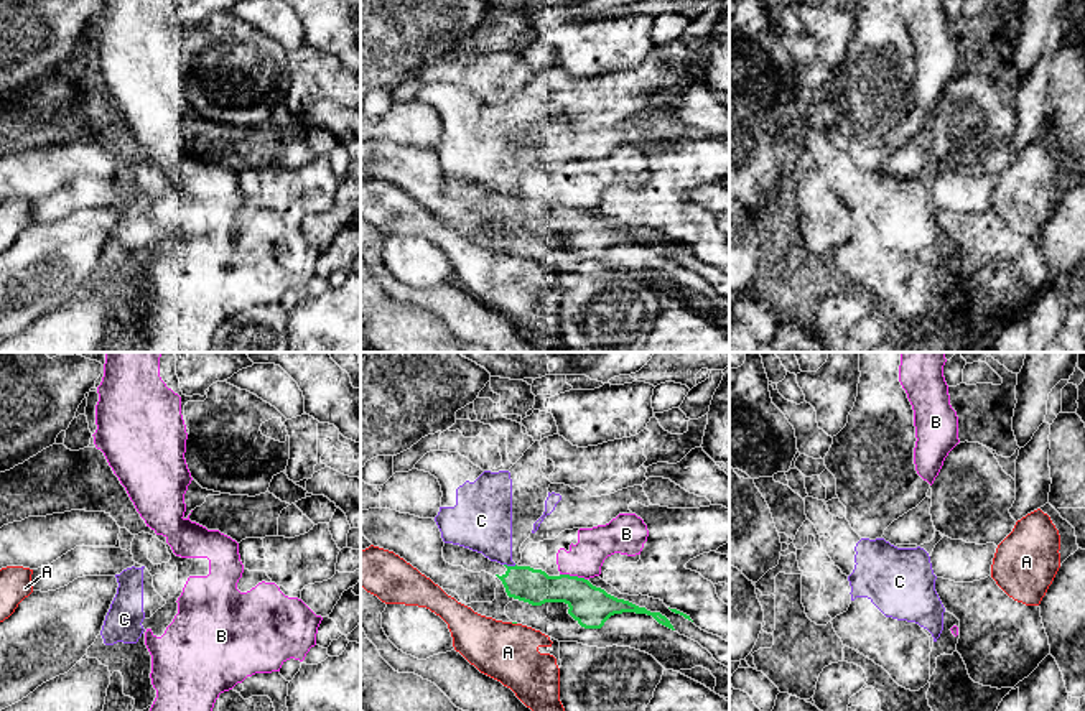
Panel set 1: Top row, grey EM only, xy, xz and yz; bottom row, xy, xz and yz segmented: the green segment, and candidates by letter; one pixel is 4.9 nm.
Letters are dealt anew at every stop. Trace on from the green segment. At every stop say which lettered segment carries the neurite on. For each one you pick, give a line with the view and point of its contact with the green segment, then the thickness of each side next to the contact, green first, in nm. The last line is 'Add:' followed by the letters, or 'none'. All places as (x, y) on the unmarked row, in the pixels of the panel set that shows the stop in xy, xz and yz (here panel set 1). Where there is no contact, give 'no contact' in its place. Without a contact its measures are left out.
Add: none

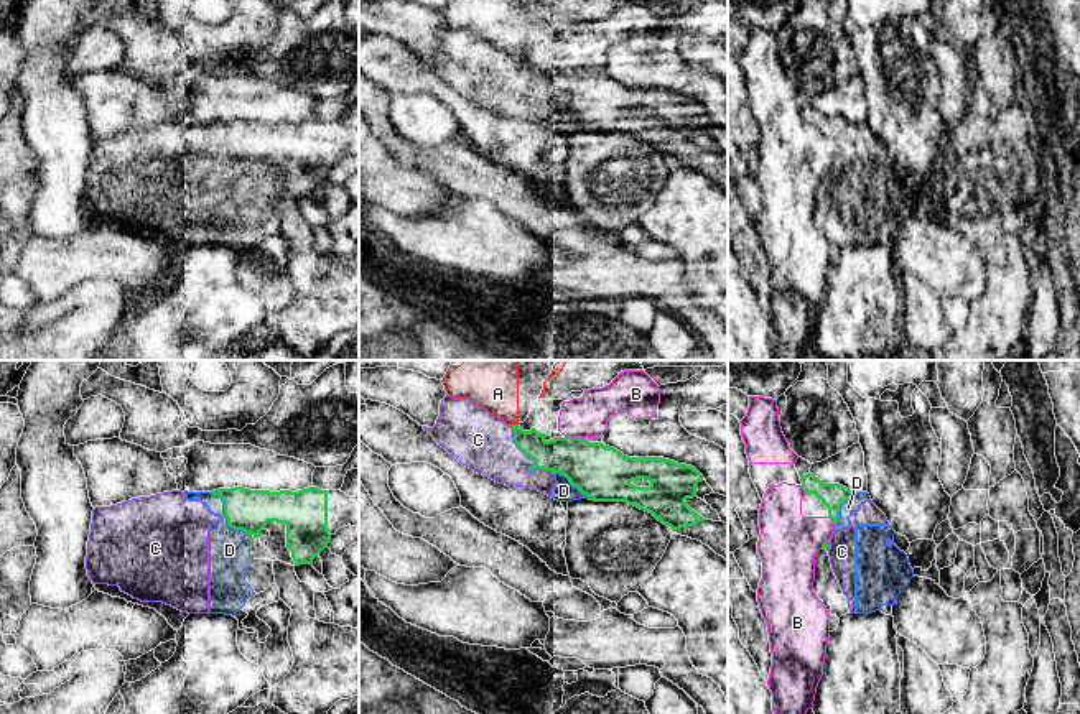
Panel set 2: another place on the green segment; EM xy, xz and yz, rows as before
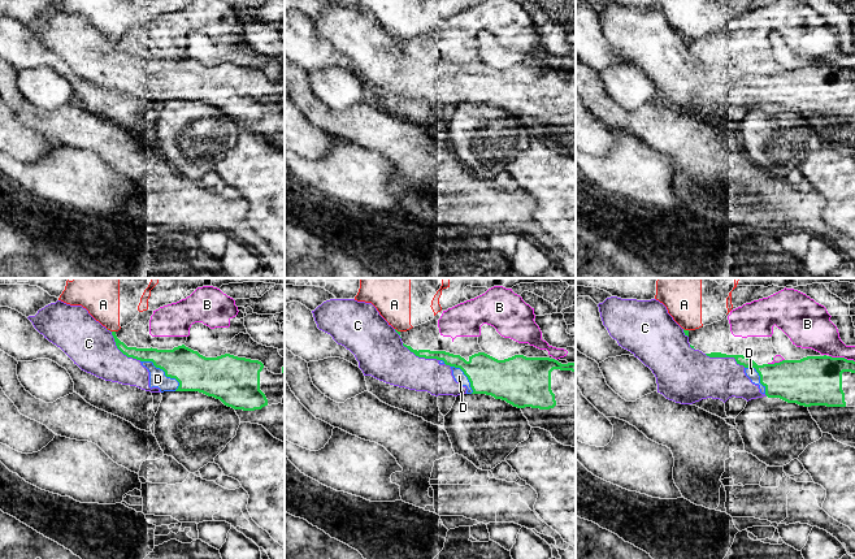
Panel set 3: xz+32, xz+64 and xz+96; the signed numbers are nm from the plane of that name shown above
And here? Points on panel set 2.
C: contact xz (524, 84); calibres 200 and 280 nm
D: contact xy (224, 147); calibres 200 and 200 nm
Add: C, D

